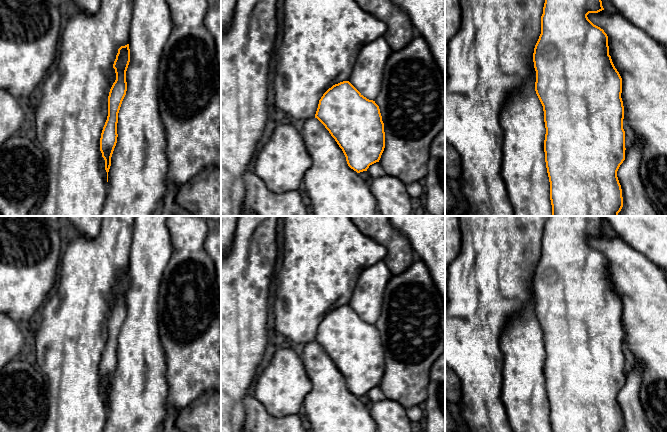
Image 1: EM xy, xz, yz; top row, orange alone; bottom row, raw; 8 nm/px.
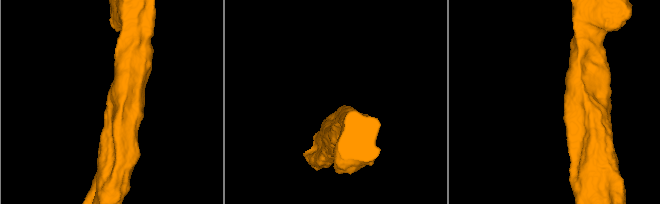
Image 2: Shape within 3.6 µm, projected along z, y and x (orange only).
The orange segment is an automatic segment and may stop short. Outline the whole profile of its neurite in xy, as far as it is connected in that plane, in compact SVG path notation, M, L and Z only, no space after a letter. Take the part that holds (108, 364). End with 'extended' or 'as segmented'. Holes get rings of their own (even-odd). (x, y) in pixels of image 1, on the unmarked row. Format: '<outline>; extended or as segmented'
M129 268L125 270L121 270L118 273L118 277L116 279L116 283L113 288L113 292L115 293L116 297L116 304L113 307L109 320L108 320L108 340L103 351L101 362L100 362L100 375L102 377L102 381L105 384L105 394L107 396L107 406L108 406L108 396L111 390L111 381L114 375L114 372L117 367L117 347L118 347L118 337L122 328L122 325L126 319L127 315L127 306L126 306L126 295L130 286L130 273Z; as segmented

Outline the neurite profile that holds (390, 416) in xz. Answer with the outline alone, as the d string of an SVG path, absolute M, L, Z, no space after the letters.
M395 400L371 402L369 410L378 432L412 432L406 408Z

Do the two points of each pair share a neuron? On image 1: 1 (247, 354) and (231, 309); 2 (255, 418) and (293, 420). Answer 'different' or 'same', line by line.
1: same
2: same

